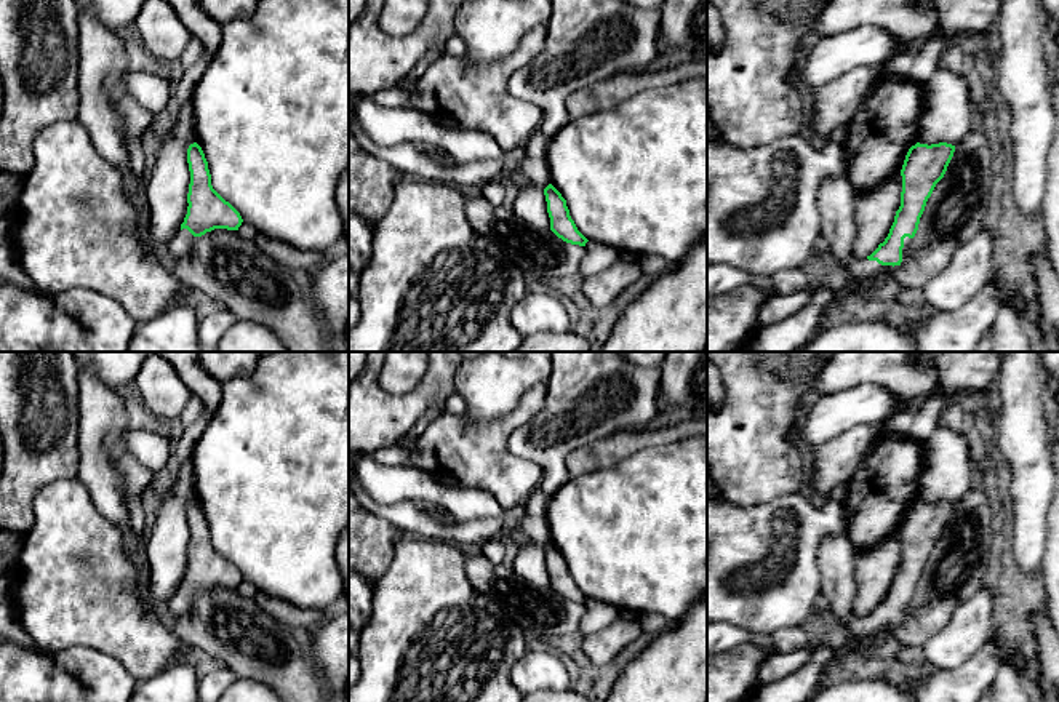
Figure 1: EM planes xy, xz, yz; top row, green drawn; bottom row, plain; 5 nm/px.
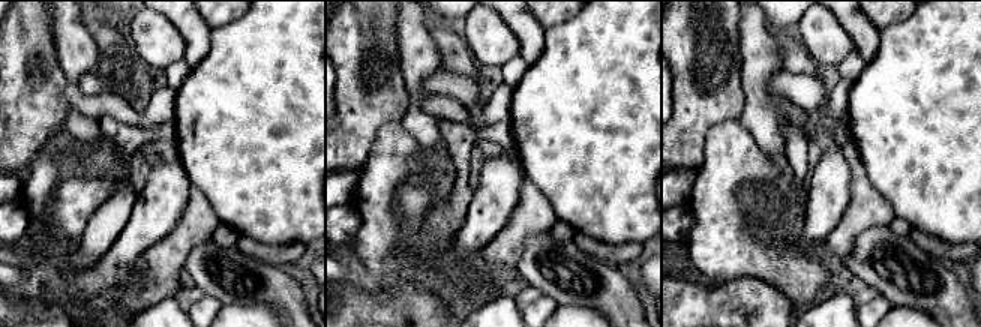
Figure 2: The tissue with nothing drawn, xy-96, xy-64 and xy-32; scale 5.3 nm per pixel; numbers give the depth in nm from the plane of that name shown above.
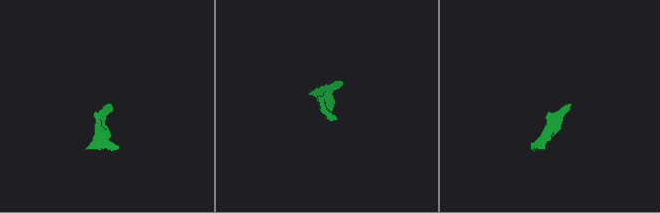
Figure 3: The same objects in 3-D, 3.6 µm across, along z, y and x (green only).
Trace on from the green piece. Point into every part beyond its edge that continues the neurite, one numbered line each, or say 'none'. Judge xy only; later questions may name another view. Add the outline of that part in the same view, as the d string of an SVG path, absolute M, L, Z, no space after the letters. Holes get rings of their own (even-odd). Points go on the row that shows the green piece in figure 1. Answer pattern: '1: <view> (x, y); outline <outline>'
1: xy (179, 247); outline M187 229L179 230L178 235L168 241L170 254L178 261L186 259L192 253L195 238L197 237Z

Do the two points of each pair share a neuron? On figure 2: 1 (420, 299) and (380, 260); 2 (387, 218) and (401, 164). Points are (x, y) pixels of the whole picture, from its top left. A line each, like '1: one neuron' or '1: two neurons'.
1: two neurons
2: one neuron

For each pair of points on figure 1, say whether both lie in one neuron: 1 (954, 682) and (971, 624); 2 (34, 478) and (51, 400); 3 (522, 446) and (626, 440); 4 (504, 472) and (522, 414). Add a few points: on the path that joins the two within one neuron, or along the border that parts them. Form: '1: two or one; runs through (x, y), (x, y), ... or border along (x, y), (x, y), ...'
1: two; border along (987, 643), (957, 667), (928, 670)
2: one; runs through (34, 459), (39, 448), (39, 419)
3: two; border along (634, 432), (616, 432), (579, 446), (565, 462)
4: one; runs through (498, 458), (498, 437), (507, 427)

